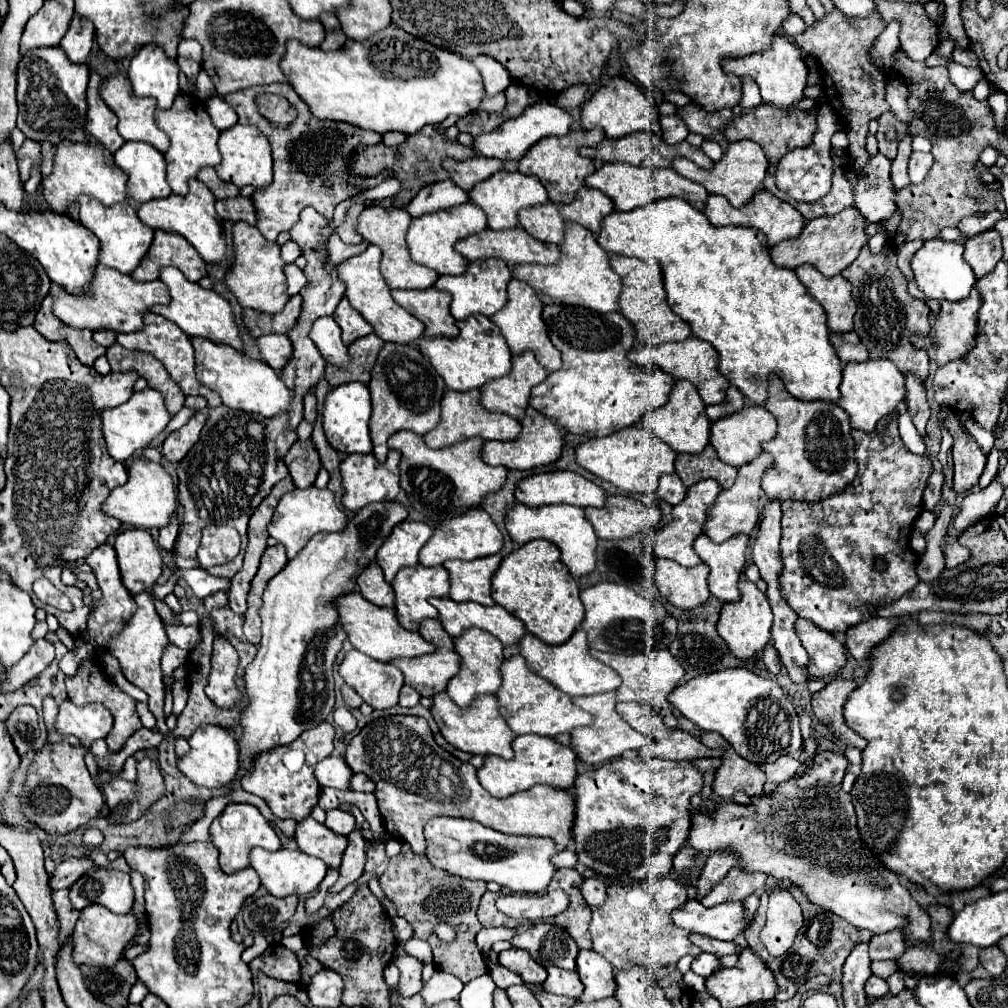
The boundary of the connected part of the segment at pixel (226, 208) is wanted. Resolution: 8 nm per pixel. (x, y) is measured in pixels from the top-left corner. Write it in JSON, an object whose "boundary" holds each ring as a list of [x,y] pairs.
{"boundary":[[[236,196],[236,198],[230,198],[230,200],[218,200],[216,212],[222,220],[232,220],[232,222],[244,220],[252,226],[258,222],[258,212],[256,212],[254,200],[244,198],[244,196]]]}

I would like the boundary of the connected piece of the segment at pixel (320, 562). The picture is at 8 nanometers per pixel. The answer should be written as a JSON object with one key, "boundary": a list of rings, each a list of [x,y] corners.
{"boundary":[[[382,502],[382,504],[370,504],[370,508],[362,508],[342,532],[336,534],[316,534],[308,540],[308,544],[302,548],[302,552],[286,564],[278,576],[270,580],[264,592],[264,604],[260,608],[262,618],[262,640],[258,644],[258,654],[254,662],[244,672],[246,692],[250,698],[248,708],[242,712],[242,736],[238,738],[240,746],[240,772],[238,778],[242,778],[242,772],[250,770],[250,760],[258,752],[270,750],[272,746],[284,746],[294,742],[304,730],[310,730],[326,720],[330,710],[334,708],[334,680],[332,680],[332,664],[336,660],[338,650],[342,648],[342,642],[346,640],[346,632],[342,624],[338,622],[338,608],[336,600],[344,594],[358,592],[358,576],[364,572],[364,568],[376,560],[378,548],[386,542],[392,528],[406,518],[406,508],[398,502]]]}

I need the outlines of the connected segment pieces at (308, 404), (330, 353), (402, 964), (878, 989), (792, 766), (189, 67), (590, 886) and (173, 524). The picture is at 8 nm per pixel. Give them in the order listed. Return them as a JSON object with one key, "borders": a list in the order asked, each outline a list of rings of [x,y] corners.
{"borders":[[[[312,392],[306,394],[306,398],[304,398],[304,418],[310,424],[314,424],[314,420],[316,420],[316,396]]],[[[324,316],[318,318],[312,326],[310,338],[314,340],[316,348],[322,352],[324,360],[338,368],[348,368],[352,364],[352,356],[348,352],[348,346],[340,338],[340,328],[334,322],[334,318]]],[[[402,944],[396,946],[394,952],[394,960],[392,960],[398,970],[400,970],[400,982],[398,982],[398,990],[402,992],[402,996],[414,996],[416,992],[422,990],[422,960],[410,956]]],[[[870,976],[866,982],[866,994],[868,998],[882,998],[888,994],[888,984],[886,980],[878,978],[878,976]]],[[[782,756],[772,764],[762,764],[760,768],[768,776],[768,780],[764,784],[764,792],[772,794],[778,788],[778,784],[792,780],[798,774],[798,770],[802,768],[802,762],[798,762],[794,756]]],[[[176,58],[176,62],[180,64],[180,68],[184,70],[184,74],[186,74],[186,78],[188,78],[188,82],[190,84],[194,84],[196,82],[196,78],[198,78],[198,74],[200,74],[200,70],[202,70],[202,66],[198,64],[198,62],[194,62],[194,60],[188,60],[188,58]]],[[[586,878],[582,884],[582,896],[590,906],[600,908],[606,900],[606,884],[598,878]]],[[[174,514],[174,520],[170,520],[170,524],[166,528],[160,528],[160,538],[158,538],[158,544],[172,552],[174,548],[174,542],[176,542],[176,536],[178,536],[178,520],[176,520],[176,514]]]]}

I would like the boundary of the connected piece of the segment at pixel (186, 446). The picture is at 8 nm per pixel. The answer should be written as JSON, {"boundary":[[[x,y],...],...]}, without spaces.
{"boundary":[[[198,412],[194,418],[190,418],[190,422],[186,426],[170,432],[162,444],[164,458],[170,462],[180,462],[188,454],[188,450],[200,440],[200,432],[202,432],[206,420],[208,420],[208,414]]]}

